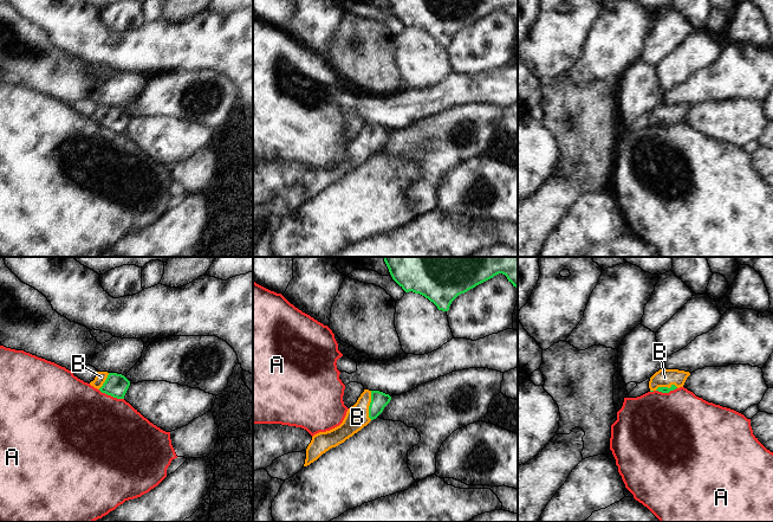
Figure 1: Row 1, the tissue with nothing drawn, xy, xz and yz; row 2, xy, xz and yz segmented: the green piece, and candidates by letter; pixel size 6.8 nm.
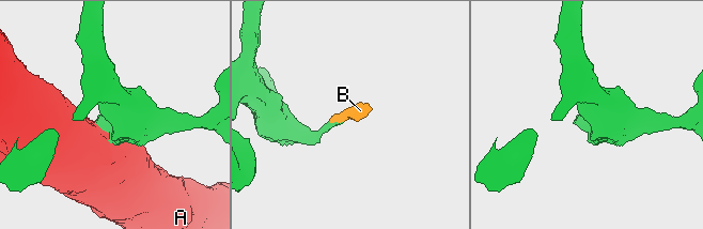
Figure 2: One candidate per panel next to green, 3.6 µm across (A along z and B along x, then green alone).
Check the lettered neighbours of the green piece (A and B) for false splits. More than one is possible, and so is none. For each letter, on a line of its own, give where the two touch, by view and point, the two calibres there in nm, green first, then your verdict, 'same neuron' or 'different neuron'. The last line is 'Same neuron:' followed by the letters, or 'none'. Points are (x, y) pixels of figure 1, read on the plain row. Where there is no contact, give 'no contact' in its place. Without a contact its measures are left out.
A: contact xy (111, 130); calibres 160 and 500 nm; different neuron
B: contact xz (370, 140); calibres 110 and 160 nm; same neuron
Same neuron: B

